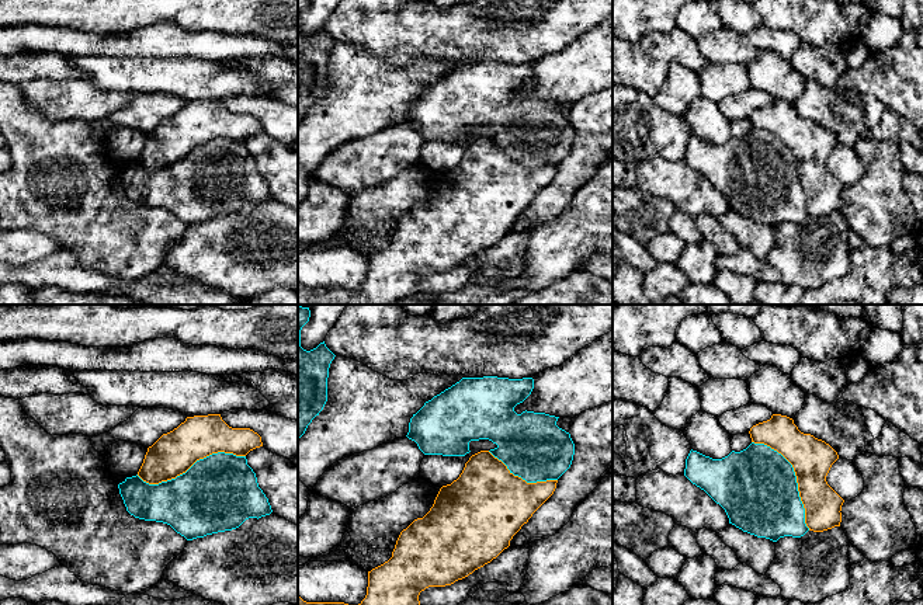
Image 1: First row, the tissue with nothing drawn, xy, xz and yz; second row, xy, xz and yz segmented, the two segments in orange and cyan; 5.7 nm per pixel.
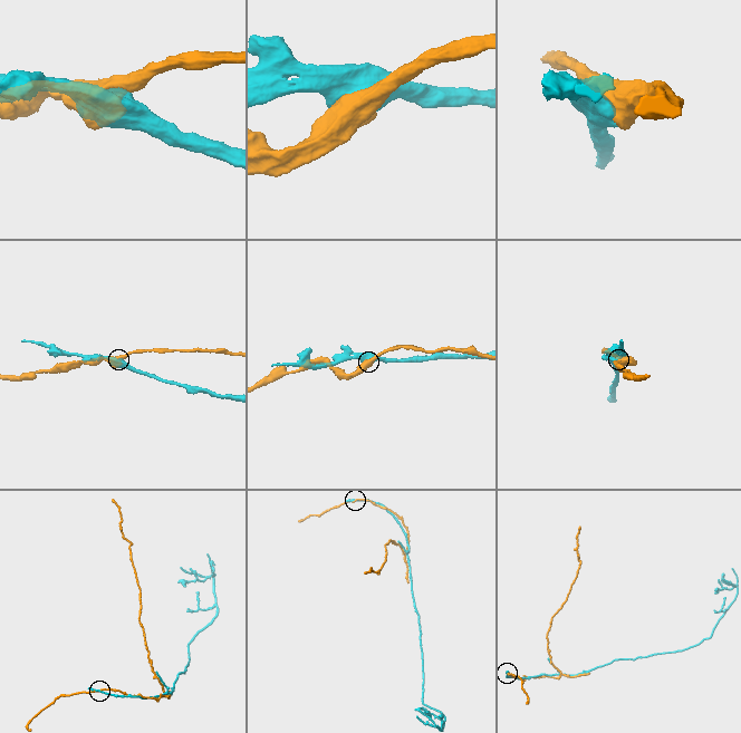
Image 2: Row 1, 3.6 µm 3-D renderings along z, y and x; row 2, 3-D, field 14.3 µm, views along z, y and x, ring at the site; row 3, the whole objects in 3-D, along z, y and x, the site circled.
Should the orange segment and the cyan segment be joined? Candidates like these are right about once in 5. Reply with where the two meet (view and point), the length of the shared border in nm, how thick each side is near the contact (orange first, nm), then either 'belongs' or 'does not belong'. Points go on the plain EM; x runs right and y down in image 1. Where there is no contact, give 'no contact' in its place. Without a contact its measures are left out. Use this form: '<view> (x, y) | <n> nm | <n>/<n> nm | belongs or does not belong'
xy (190, 152) | 650 nm | 240/440 nm | does not belong

